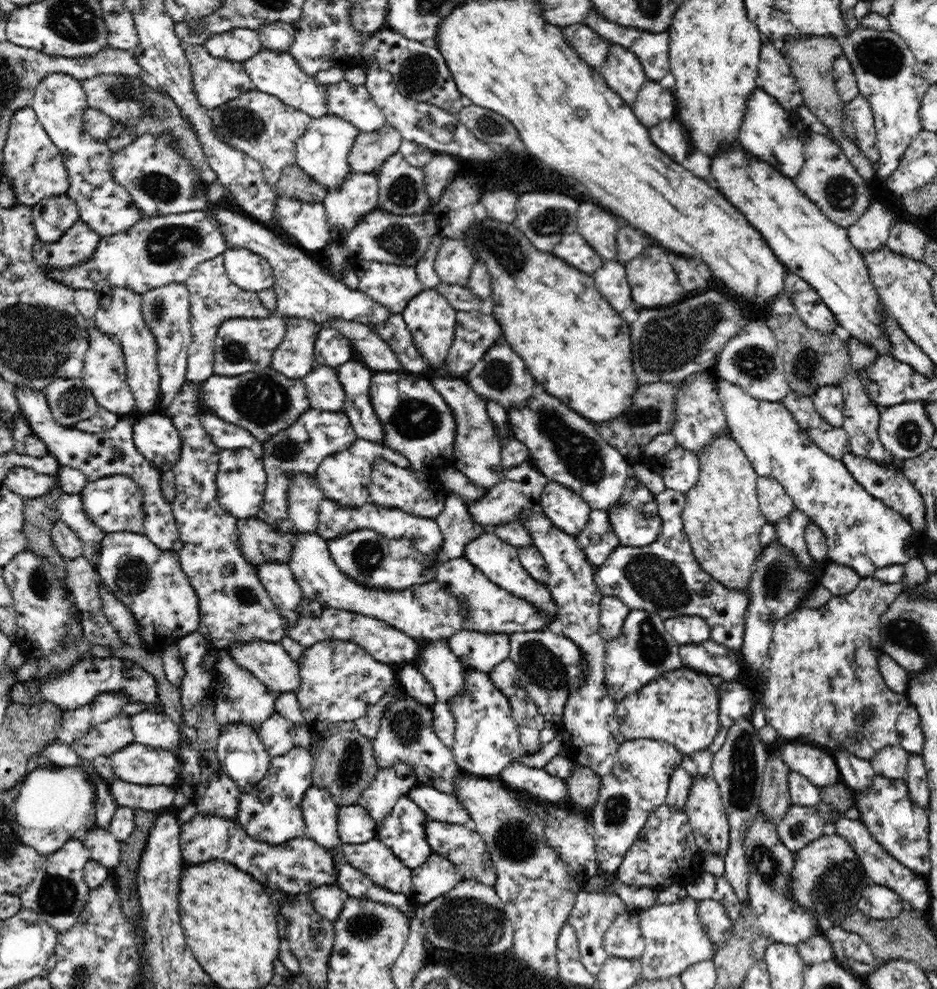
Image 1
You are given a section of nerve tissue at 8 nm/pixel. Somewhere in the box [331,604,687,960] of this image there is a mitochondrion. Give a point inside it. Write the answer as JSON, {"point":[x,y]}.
{"point":[470,915]}

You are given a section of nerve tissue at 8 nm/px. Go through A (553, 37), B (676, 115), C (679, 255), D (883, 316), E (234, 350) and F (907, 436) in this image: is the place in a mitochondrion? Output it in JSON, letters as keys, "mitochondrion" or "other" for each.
{"A":"other","B":"other","C":"other","D":"other","E":"mitochondrion","F":"mitochondrion"}

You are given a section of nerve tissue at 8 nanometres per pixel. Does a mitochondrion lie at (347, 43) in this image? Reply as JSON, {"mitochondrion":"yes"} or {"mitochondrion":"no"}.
{"mitochondrion":"no"}

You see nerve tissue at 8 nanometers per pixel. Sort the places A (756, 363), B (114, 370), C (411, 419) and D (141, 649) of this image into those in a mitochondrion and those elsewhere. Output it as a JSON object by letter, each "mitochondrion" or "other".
{"A":"mitochondrion","B":"mitochondrion","C":"mitochondrion","D":"other"}

